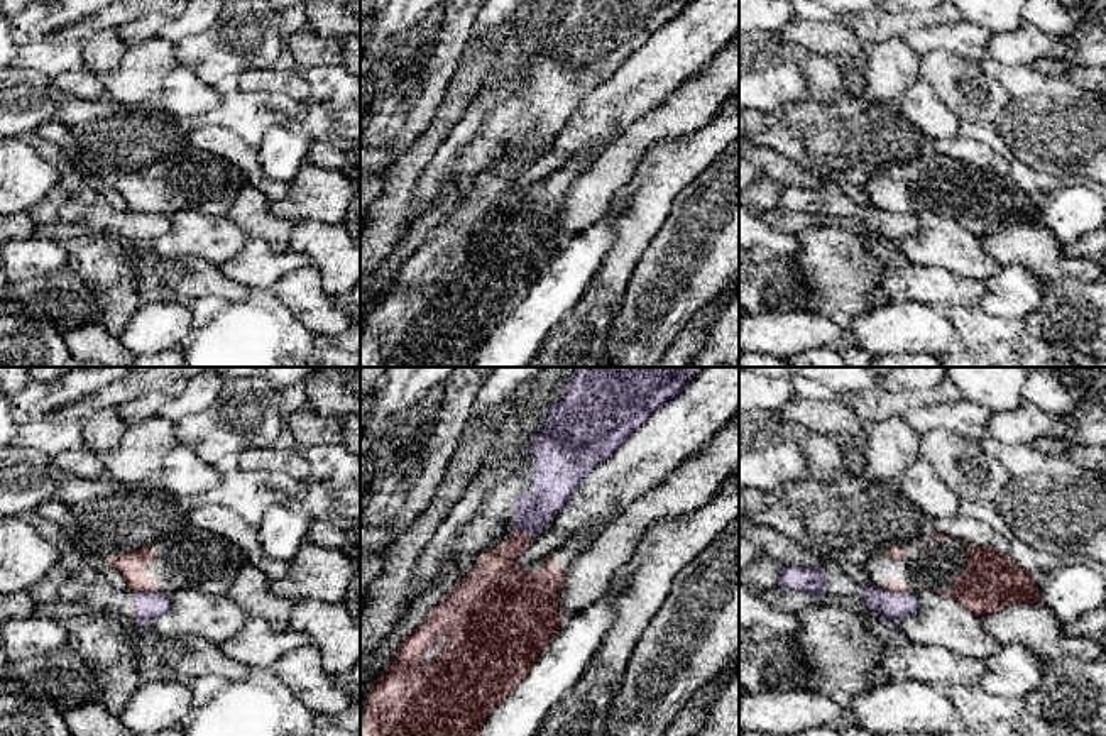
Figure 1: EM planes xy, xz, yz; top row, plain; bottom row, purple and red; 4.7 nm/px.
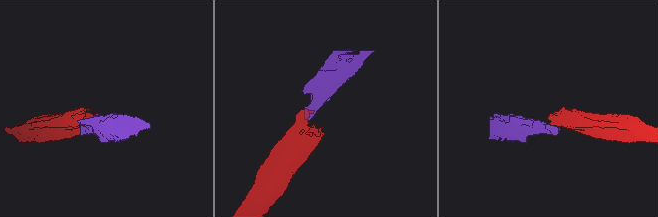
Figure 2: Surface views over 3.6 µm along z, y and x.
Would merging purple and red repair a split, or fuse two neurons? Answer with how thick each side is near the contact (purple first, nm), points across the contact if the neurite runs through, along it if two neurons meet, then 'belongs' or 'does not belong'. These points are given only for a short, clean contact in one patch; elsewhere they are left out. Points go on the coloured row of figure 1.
calibres 140 and 60 nm; border yz (876, 586), (905, 594); does not belong

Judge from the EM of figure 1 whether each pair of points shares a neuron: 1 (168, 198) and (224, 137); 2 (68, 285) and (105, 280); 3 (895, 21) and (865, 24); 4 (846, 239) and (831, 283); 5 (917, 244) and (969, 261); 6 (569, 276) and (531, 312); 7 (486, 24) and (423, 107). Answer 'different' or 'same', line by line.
1: different
2: different
3: same
4: same
5: same
6: same
7: different

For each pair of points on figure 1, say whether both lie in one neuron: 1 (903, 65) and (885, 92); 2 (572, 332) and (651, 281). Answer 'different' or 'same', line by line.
1: same
2: different

